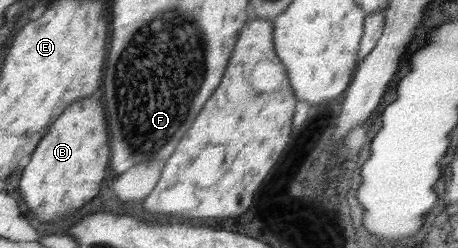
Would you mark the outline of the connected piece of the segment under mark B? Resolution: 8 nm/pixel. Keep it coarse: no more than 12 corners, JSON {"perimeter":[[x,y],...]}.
{"perimeter":[[97,95],[47,129],[19,183],[29,213],[57,225],[110,169]]}

